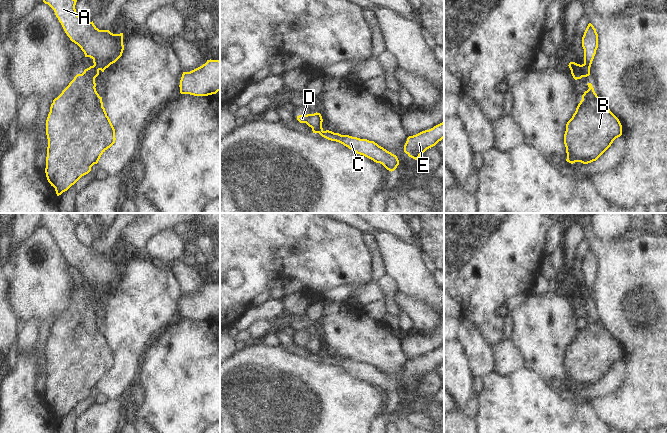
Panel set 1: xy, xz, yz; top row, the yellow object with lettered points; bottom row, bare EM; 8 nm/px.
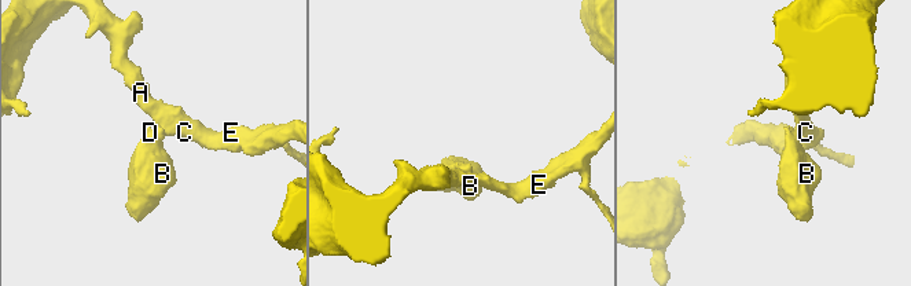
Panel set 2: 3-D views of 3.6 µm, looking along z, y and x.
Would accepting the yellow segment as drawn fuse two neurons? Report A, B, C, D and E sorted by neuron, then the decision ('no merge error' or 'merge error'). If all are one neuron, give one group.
A C E / B D | merge error

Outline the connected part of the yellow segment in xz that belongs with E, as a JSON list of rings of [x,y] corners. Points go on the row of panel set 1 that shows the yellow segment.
[[[444,122],[429,130],[422,131],[416,135],[409,136],[404,145],[404,152],[411,158],[417,160],[427,149],[435,146],[444,138]]]

